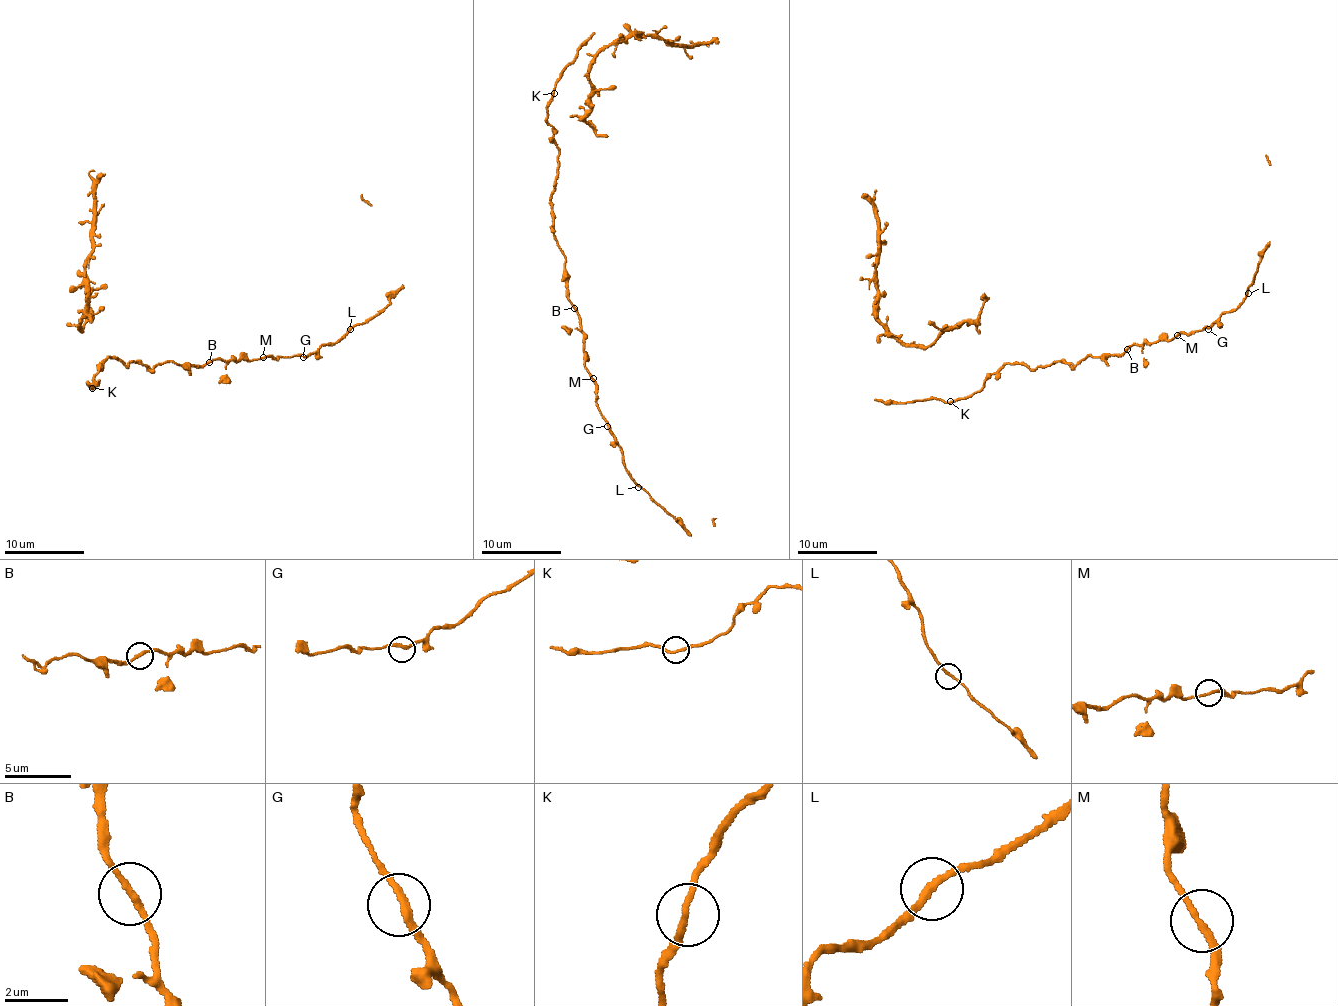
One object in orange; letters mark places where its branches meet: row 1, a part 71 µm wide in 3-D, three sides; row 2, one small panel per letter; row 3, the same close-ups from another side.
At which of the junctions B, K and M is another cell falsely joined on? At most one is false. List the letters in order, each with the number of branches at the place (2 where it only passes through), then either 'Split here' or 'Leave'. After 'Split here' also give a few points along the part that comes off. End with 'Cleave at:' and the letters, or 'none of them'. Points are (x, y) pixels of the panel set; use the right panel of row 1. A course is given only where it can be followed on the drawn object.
B: Branches: 2. Leave
K: Branches: 2. Leave
M: Branches: 2. Split here
Cleave at: M

